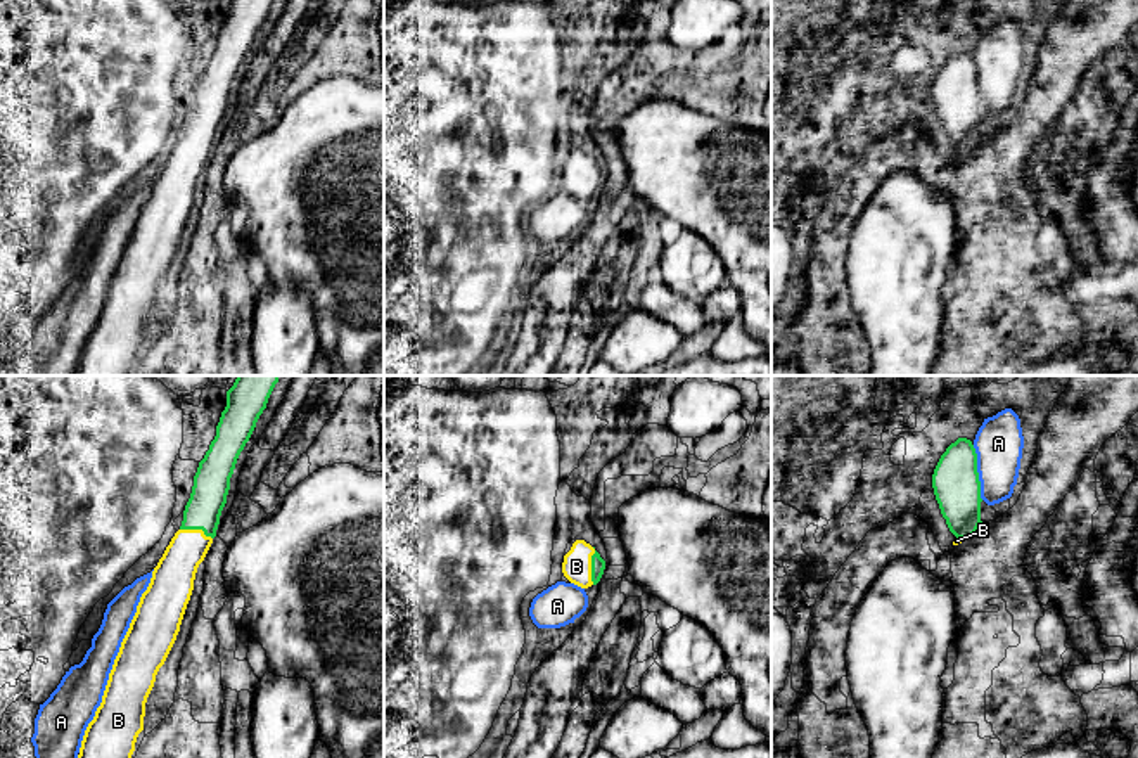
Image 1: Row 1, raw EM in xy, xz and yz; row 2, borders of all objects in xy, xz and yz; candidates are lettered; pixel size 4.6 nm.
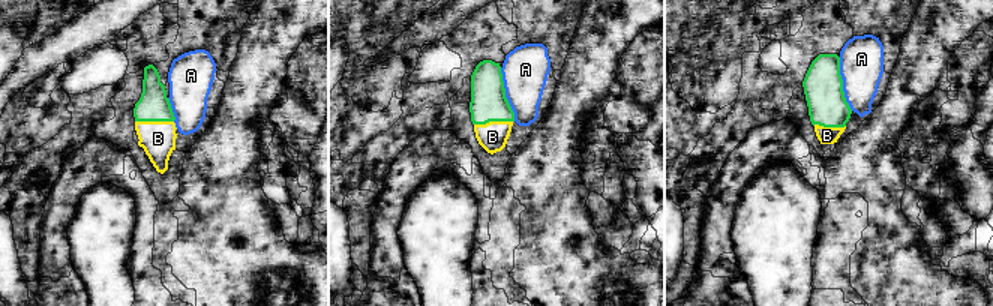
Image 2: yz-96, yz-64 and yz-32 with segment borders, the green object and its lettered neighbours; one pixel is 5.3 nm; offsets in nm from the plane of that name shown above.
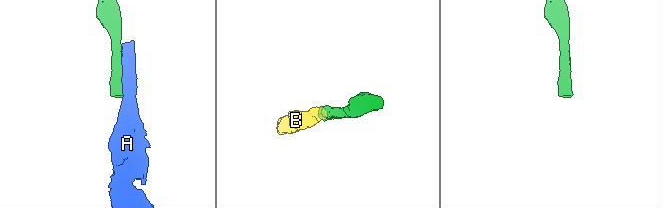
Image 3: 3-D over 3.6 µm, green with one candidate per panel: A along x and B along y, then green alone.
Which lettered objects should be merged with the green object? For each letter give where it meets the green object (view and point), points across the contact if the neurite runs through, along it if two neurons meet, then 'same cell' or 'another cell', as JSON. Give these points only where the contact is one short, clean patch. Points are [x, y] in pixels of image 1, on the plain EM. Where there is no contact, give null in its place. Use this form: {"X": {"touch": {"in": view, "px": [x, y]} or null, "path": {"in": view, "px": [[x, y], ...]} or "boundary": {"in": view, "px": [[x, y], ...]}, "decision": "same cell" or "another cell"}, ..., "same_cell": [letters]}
{"A": {"touch": {"in": "yz", "px": [978, 85]}, "decision": "another cell"}, "B": {"touch": {"in": "xz", "px": [592, 179]}, "path": {"in": "xz", "px": [[597, 175], [592, 179], [576, 179]]}, "decision": "same cell"}, "same_cell": ["B"]}

